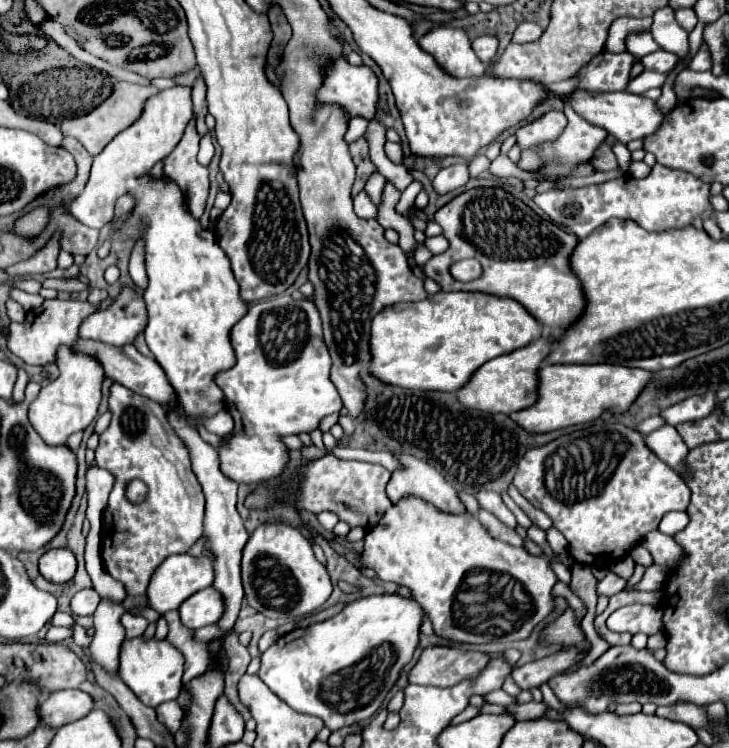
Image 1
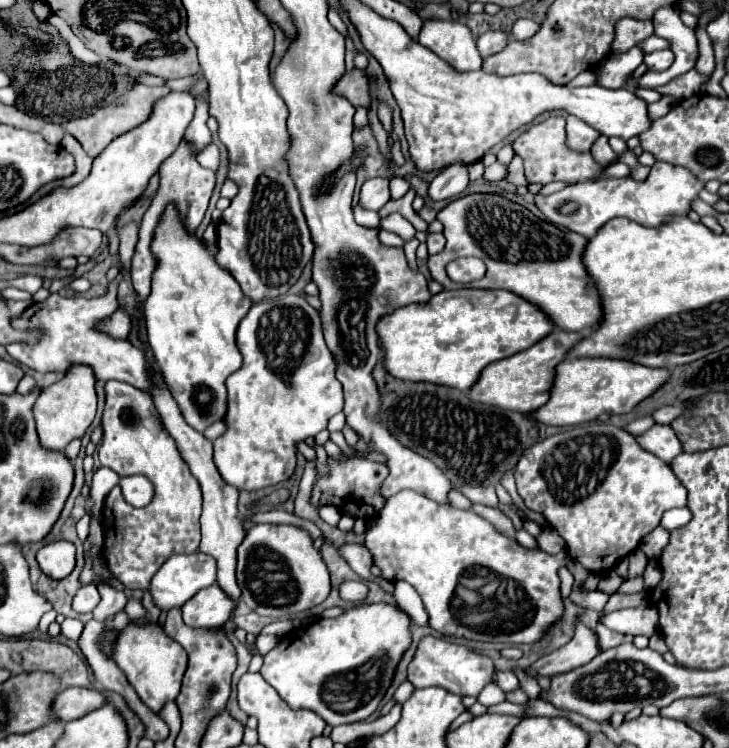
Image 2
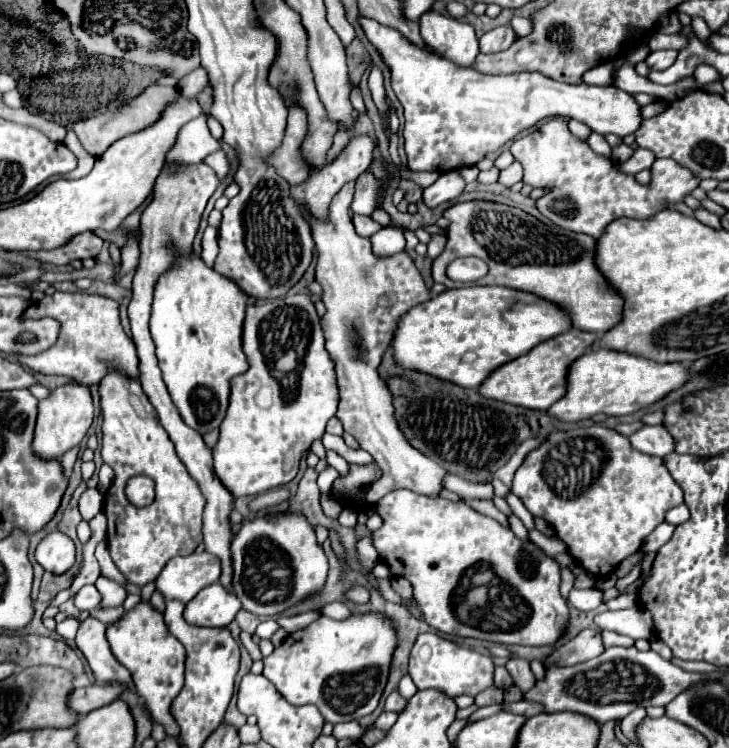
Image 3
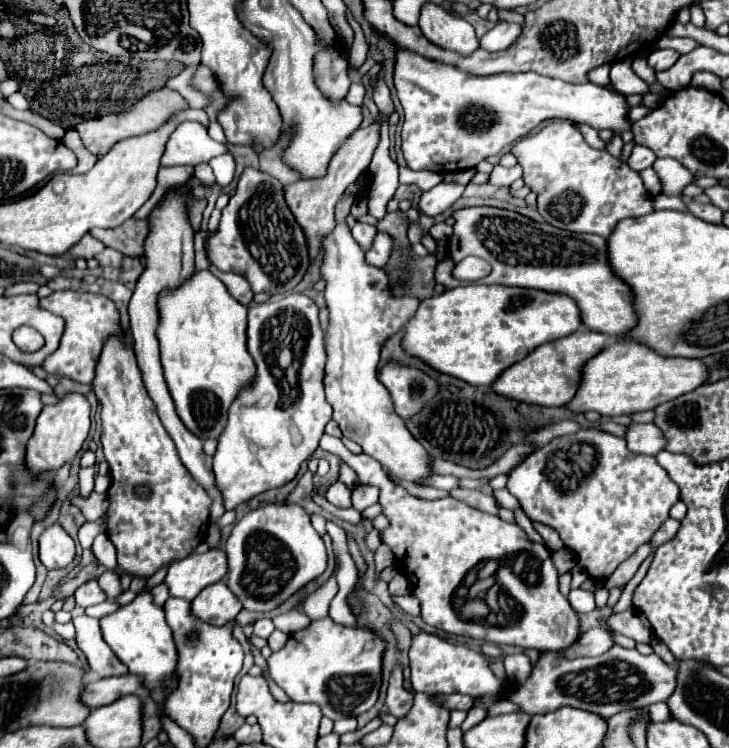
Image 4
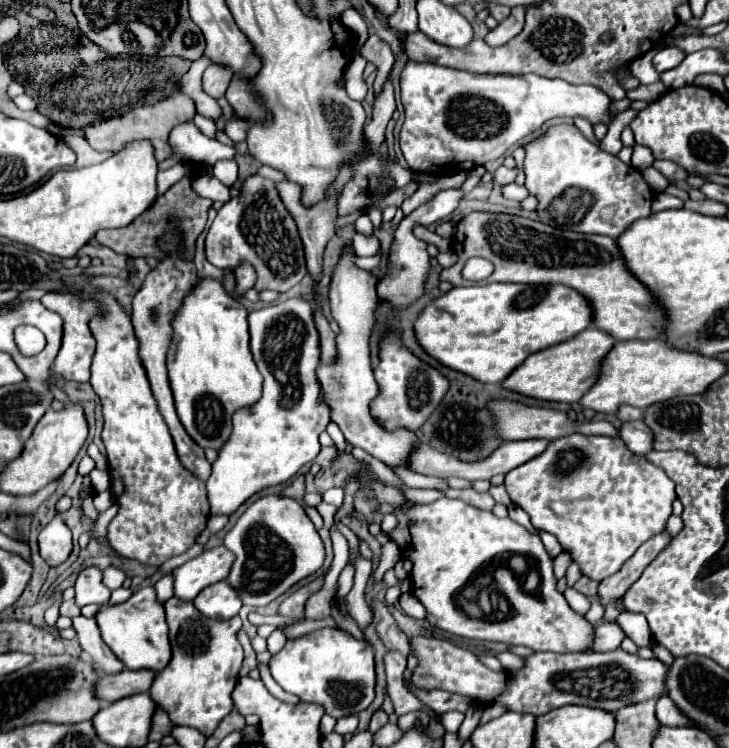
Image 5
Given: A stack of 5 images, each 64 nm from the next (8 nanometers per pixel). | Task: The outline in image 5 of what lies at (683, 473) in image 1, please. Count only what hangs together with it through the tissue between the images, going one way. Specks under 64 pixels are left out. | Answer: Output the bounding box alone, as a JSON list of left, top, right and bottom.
[620,422,652,454]

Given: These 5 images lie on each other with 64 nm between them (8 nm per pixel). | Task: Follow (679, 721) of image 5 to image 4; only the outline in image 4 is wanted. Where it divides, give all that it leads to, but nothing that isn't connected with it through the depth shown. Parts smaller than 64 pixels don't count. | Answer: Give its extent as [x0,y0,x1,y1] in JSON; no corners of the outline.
[648,704,670,722]

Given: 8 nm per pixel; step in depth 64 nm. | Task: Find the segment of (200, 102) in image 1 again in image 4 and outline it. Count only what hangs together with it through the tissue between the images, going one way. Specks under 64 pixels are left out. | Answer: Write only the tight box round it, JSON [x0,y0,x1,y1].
[160,122,226,167]

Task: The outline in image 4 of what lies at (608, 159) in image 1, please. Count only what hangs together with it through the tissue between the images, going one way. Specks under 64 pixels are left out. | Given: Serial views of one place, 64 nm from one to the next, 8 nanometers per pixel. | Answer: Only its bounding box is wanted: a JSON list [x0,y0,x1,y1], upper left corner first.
[578,124,606,150]

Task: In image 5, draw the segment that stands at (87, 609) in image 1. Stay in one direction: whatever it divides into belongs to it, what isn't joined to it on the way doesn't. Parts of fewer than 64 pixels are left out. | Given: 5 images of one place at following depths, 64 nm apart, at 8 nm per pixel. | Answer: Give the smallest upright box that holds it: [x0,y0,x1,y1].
[76,568,110,604]

